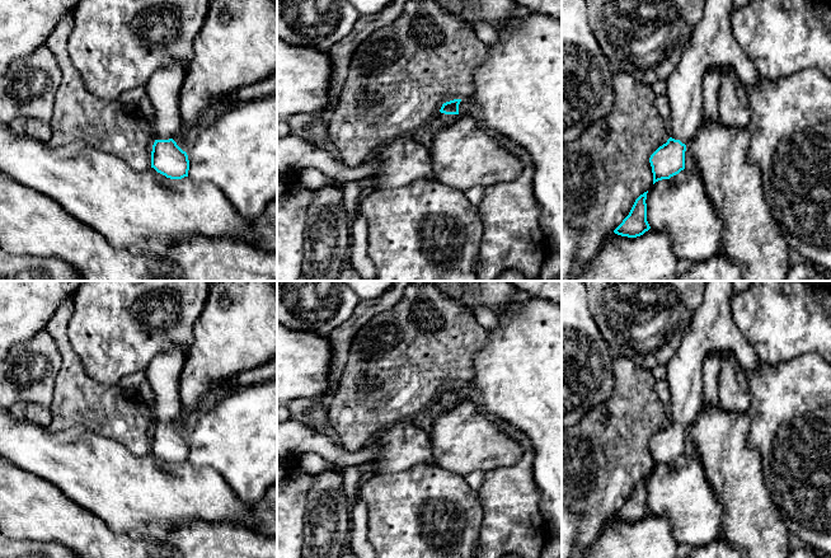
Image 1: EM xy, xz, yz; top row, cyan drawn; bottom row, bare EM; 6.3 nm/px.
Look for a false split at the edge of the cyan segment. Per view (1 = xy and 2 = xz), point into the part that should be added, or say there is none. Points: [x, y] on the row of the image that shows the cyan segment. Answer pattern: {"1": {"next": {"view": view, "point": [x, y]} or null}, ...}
{"1": {"next": {"view": "xy", "point": [163, 89]}}, "2": {"next": {"view": "xz", "point": [446, 120]}}}

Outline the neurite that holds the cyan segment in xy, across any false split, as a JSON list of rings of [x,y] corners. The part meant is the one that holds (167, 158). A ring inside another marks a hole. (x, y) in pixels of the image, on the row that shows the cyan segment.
[[[179,62],[156,70],[145,85],[155,111],[151,118],[155,142],[151,151],[151,168],[170,179],[188,177],[189,160],[173,140],[182,127],[179,90],[187,67]]]

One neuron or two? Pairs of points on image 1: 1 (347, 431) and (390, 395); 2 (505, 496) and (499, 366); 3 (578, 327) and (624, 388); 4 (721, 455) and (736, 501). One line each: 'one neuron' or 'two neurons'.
1: one neuron
2: two neurons
3: two neurons
4: one neuron

